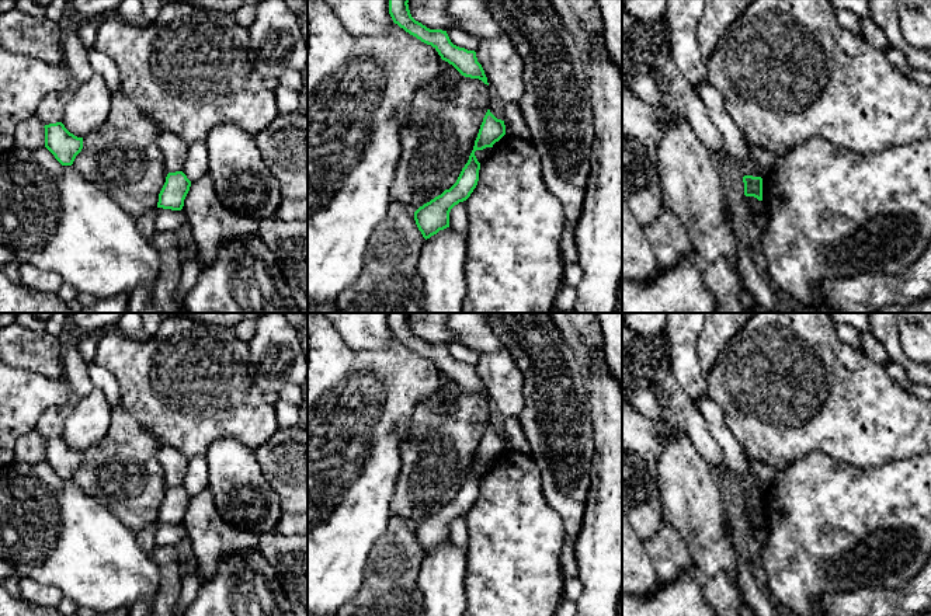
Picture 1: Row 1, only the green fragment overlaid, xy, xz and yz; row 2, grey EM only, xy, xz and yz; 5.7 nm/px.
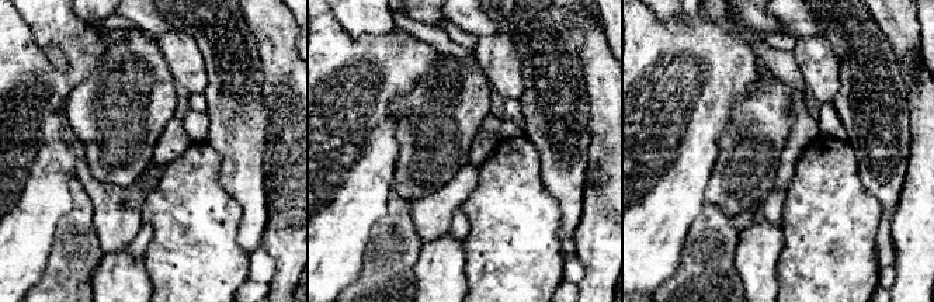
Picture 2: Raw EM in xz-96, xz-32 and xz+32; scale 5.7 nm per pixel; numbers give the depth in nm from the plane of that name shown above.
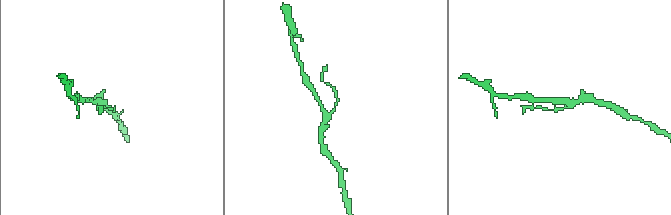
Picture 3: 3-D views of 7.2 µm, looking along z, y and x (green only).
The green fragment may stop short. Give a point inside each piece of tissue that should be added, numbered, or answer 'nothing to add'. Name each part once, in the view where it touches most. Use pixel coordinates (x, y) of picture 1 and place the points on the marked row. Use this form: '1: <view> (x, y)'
nothing to add

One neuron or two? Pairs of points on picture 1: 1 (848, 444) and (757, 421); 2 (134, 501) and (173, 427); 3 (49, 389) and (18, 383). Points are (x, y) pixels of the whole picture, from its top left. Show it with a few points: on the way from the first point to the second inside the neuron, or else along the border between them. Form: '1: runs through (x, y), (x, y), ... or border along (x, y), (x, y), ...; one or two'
1: runs through (826, 424), (780, 421); one
2: border along (136, 420), (159, 445); two
3: runs through (42, 389), (25, 389); one

